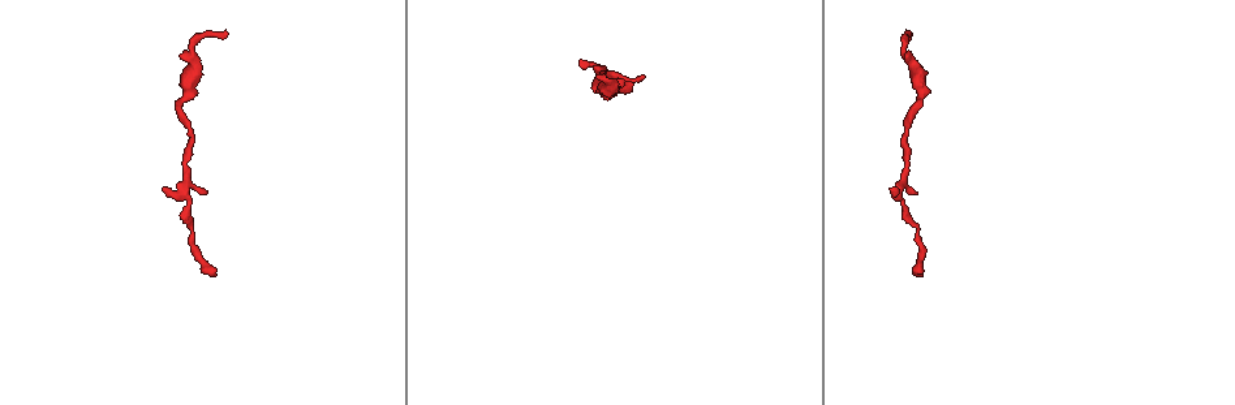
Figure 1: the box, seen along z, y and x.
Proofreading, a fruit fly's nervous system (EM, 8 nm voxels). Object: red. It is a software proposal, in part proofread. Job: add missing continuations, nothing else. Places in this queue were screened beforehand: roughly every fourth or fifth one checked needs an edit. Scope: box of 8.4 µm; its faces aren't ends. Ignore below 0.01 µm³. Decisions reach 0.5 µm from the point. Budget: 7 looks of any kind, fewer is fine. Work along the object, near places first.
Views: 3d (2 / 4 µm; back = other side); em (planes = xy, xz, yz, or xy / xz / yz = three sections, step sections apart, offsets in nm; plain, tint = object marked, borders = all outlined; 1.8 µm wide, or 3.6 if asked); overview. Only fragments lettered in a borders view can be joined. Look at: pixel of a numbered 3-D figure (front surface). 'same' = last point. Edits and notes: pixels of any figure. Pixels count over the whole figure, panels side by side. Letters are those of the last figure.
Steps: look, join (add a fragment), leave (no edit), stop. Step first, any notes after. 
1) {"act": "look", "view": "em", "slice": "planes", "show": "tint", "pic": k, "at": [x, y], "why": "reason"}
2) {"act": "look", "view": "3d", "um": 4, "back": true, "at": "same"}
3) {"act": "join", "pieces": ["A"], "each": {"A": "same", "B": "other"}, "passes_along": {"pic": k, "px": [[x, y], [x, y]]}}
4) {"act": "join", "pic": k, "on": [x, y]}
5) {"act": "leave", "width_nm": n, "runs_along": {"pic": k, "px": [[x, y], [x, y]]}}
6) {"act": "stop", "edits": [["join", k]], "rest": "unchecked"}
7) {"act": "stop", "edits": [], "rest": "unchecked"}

{"act": "look", "view": "3d", "um": 4, "pic": 1, "at": [603, 78]}

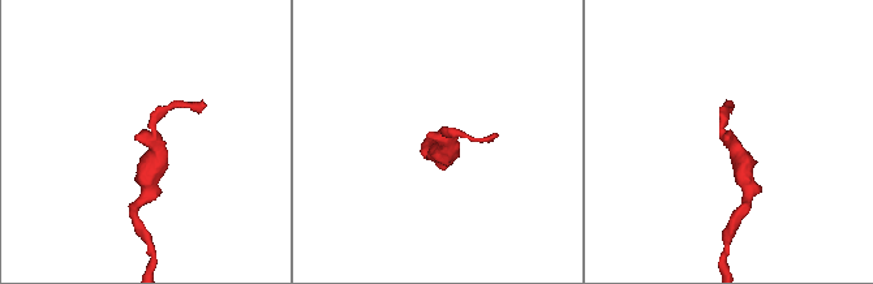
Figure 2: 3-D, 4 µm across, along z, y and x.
{"act": "look", "view": "em", "slice": "planes", "show": "borders", "pic": 2, "at": [730, 140]}

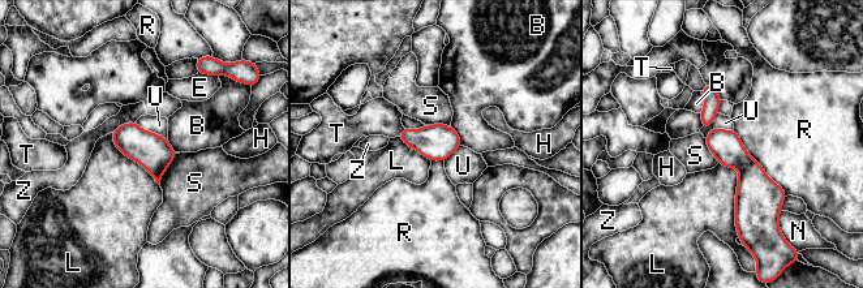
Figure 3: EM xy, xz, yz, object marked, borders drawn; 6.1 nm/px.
{"act": "join", "pieces": ["T"], "each": {"B": "other", "E": "other", "H": "other", "L": "other", "N": "other", "R": "other", "S": "other", "T": "same", "U": "other", "Z": "other"}, "passes_along": {"pic": 3, "px": [[436, 142], [402, 132], [378, 116]]}, "found": "the cell continues"}

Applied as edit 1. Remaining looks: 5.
{"act": "look", "view": "overview", "why": "see it whole again"}

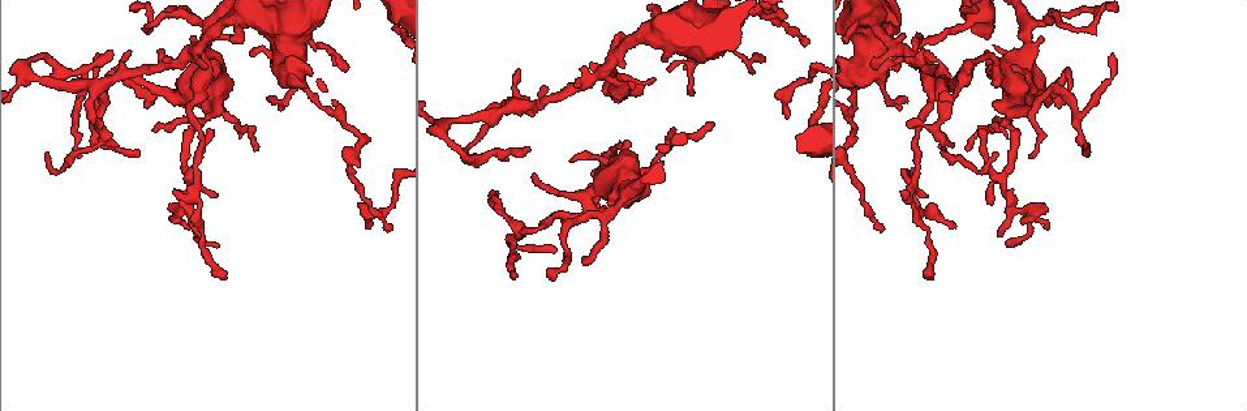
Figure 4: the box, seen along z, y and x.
{"act": "look", "view": "3d", "um": 2, "pic": 4, "at": [224, 277], "why": "an open end"}

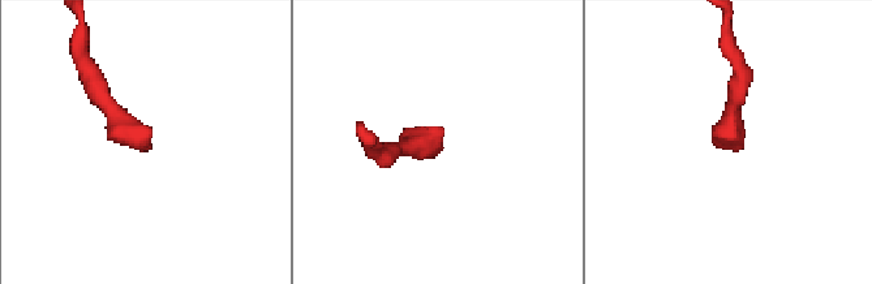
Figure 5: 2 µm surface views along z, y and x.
{"act": "look", "view": "em", "slice": "planes", "show": "borders", "pic": 5, "at": [148, 148], "why": "shape alone is not enough"}

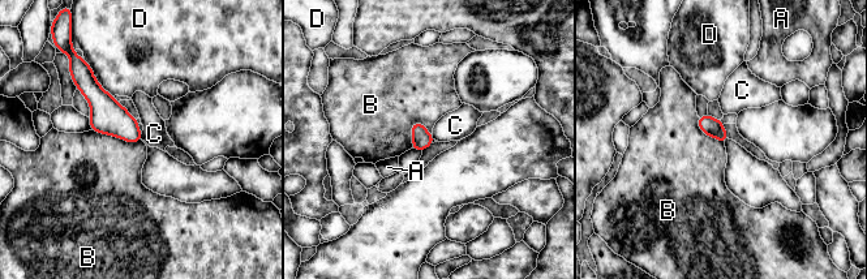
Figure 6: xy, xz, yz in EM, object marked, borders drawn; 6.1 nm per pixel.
{"act": "leave", "width_nm": 110, "longest_contact_nm": ["B", 320], "each": {"A": "other", "B": "other", "C": "other", "D": "other"}, "found": "no lettered fragment goes on from it"}

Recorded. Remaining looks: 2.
{"act": "look", "view": "em", "slice": "xy", "step": 16, "show": "tint", "pic": 4, "at": [904, 193]}

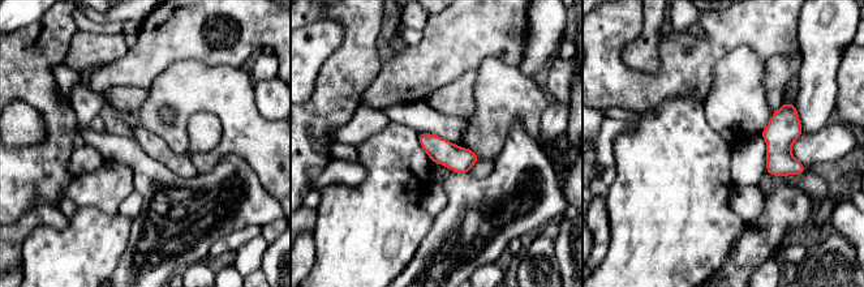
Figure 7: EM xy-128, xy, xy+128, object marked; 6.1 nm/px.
{"act": "look", "view": "em", "slice": "planes", "show": "borders", "at": "same"}

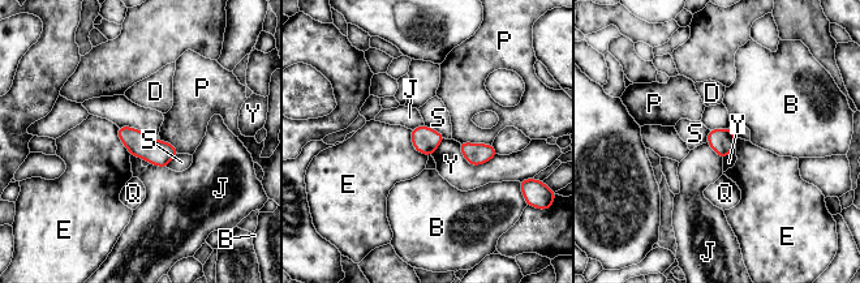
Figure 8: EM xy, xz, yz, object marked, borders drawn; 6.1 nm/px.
{"act": "leave", "each": {"B": "other", "D": "other", "E": "other", "J": "other", "P": "other", "Q": "other", "S": "other", "Y": "other"}, "border": {"pic": 8, "px": [[425, 124], [438, 131], [446, 138]]}, "found": "none of them fits"}

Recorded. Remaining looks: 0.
{"act": "stop", "edits": [["join", 3]], "rest": "unchecked"}

